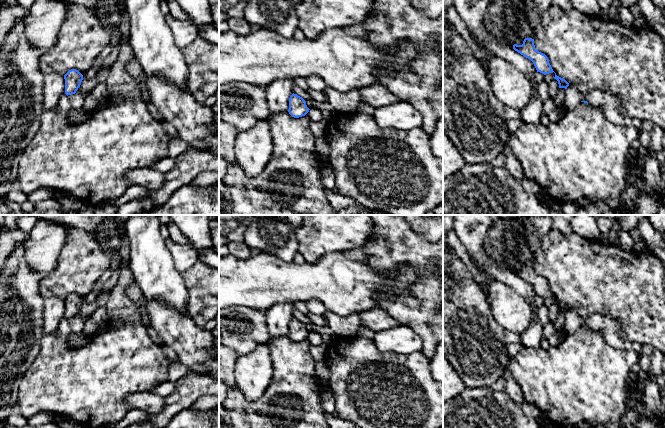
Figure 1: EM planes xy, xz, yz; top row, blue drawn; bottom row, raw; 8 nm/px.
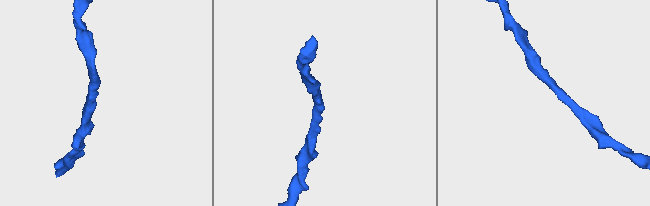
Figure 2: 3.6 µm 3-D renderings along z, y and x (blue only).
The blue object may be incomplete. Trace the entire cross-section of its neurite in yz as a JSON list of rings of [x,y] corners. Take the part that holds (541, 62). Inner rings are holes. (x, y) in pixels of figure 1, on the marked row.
[[[525,38],[522,45],[514,44],[513,49],[524,57],[530,59],[537,72],[544,75],[554,72],[549,63],[548,57],[535,48],[534,39]]]

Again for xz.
[[[294,93],[290,96],[288,112],[292,117],[299,118],[305,116],[309,110],[306,101],[302,97]]]

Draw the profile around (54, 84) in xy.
[[[47,73],[43,78],[43,109],[52,110],[65,94],[65,79],[58,73]]]

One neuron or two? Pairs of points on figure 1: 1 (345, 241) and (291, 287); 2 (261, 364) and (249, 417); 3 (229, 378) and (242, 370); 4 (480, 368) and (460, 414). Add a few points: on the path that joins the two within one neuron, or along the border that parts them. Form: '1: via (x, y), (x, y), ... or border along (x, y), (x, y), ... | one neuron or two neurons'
1: border along (341, 251), (326, 253), (311, 263) | two neurons
2: border along (269, 383), (253, 400), (248, 400), (236, 386) | two neurons
3: border along (239, 356), (235, 364), (236, 385) | two neurons
4: border along (466, 386), (489, 387) | two neurons

